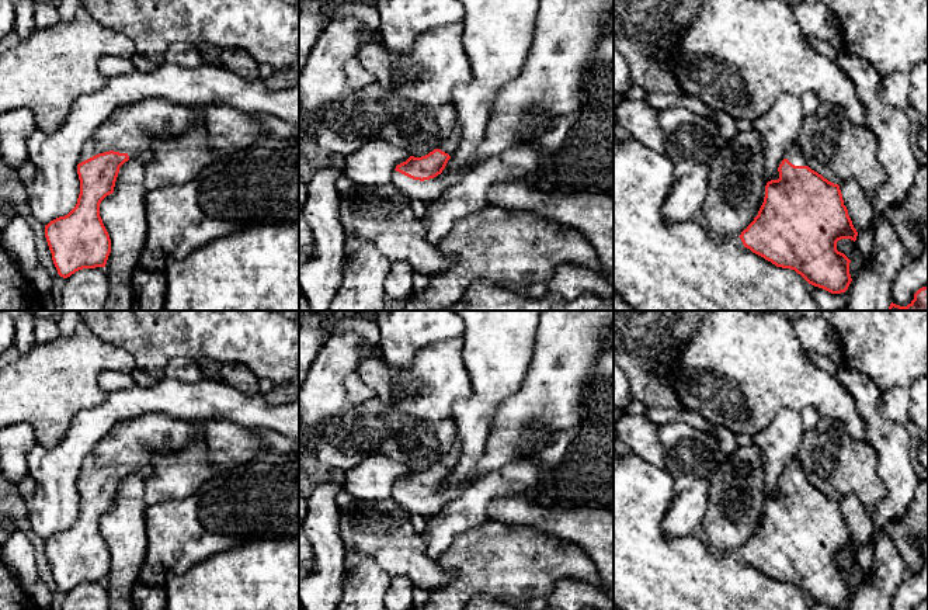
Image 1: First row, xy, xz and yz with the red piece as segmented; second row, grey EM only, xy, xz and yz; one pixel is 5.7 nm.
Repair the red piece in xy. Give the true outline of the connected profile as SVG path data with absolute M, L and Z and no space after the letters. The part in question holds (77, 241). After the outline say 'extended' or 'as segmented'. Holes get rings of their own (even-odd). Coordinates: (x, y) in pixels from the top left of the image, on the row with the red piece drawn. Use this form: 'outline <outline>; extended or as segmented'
outline M147 98L119 107L100 126L79 159L76 207L45 225L45 238L60 277L105 267L111 239L100 216L100 204L114 193L119 167L136 157L147 159L160 132L183 135L201 125L202 115L204 110L197 105Z; extended

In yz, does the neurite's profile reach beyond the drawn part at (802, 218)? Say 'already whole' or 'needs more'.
needs more

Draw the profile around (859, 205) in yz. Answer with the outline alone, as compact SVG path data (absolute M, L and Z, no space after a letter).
M849 179L840 184L844 205L856 232L868 231L873 222L873 201L861 188L855 179Z

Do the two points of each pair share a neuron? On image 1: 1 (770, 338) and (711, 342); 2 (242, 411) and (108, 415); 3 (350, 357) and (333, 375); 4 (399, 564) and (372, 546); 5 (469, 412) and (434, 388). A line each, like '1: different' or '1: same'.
1: same
2: same
3: same
4: same
5: different

